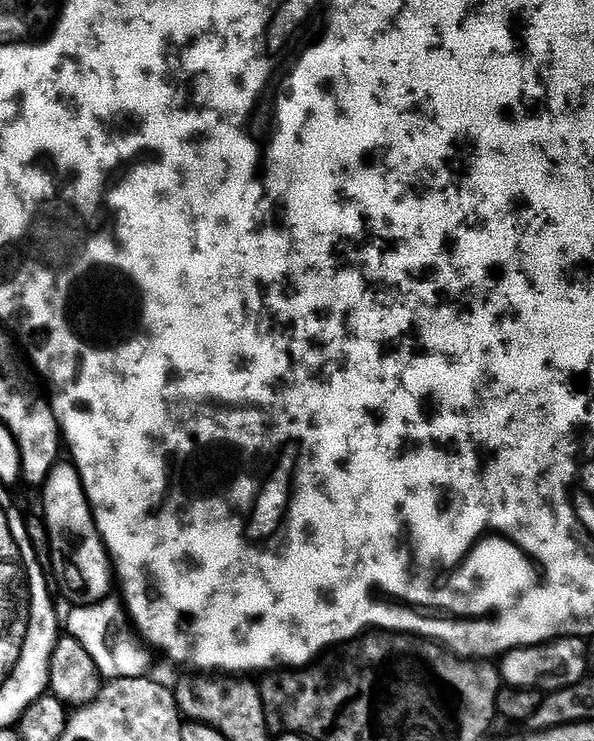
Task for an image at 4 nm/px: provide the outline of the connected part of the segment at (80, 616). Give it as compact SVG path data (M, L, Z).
M119 599L99 600L97 604L82 604L71 609L68 616L67 635L82 644L86 654L94 658L101 677L108 680L148 676L153 653L149 645L138 635L123 603Z

